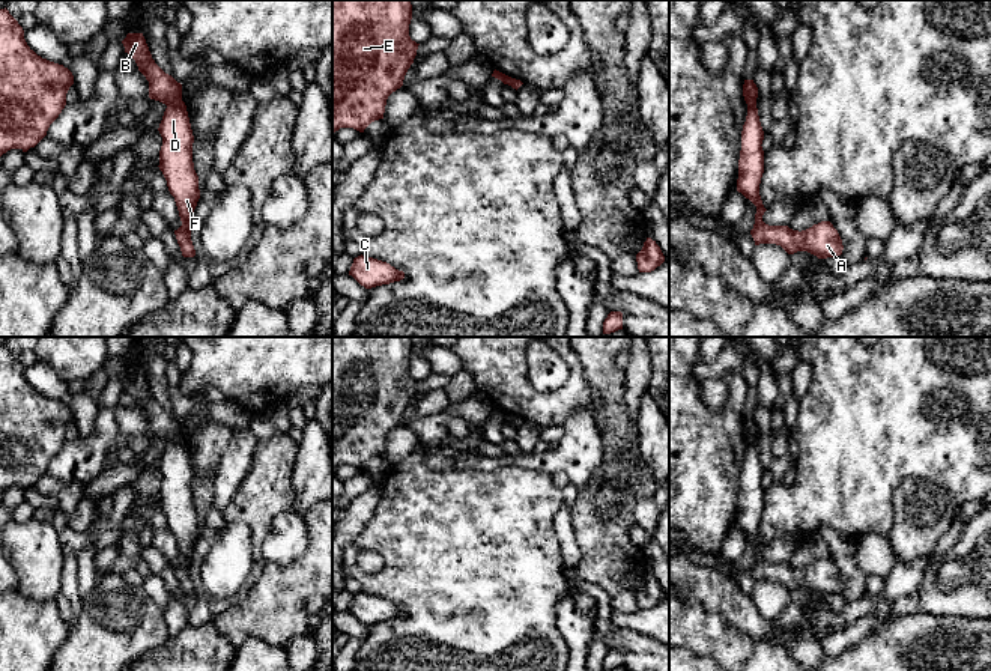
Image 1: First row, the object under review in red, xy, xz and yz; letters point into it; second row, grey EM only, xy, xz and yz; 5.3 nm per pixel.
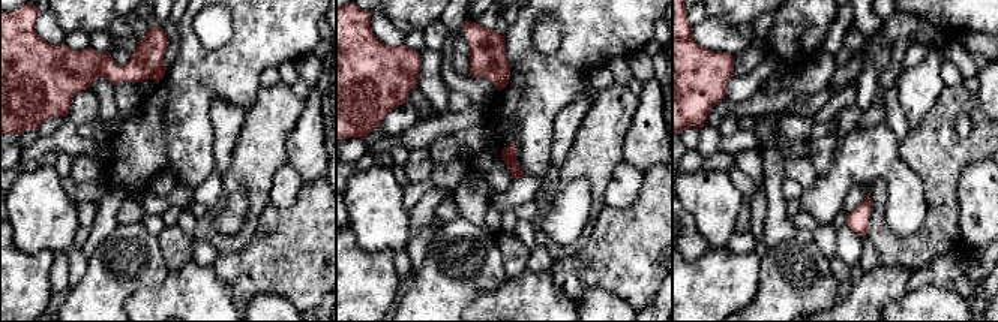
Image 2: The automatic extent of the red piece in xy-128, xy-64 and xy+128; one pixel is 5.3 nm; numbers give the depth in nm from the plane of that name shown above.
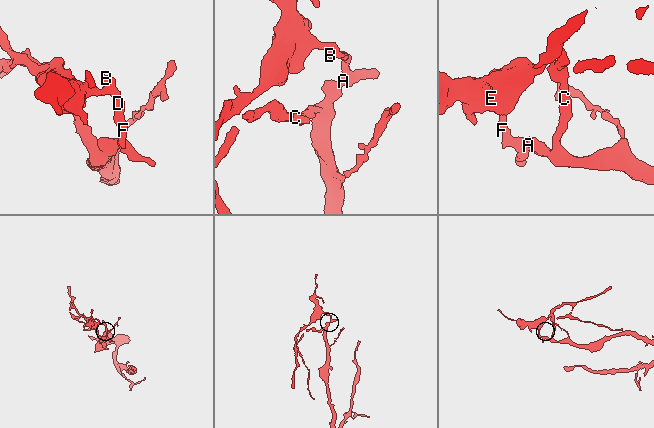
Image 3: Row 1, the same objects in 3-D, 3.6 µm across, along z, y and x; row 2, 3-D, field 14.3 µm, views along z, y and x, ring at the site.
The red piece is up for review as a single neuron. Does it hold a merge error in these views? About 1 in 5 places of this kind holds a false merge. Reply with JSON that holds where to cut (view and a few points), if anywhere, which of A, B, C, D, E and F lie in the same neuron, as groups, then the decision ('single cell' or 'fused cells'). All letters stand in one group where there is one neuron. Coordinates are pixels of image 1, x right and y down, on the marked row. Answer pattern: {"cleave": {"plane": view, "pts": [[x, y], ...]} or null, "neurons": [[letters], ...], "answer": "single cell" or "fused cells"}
{"cleave": {"plane": "xy", "pts": [[181, 100], [167, 106]]}, "neurons": [["A", "C", "D", "F"], ["B", "E"]], "answer": "fused cells"}

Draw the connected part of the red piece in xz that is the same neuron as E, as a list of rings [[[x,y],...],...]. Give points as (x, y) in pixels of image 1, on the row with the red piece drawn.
[[[332,0],[332,132],[353,128],[359,132],[383,119],[388,96],[403,86],[418,45],[409,36],[412,5],[409,0]]]

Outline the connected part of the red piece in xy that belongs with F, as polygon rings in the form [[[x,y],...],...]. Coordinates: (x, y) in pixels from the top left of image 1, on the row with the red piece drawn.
[[[183,101],[167,105],[158,128],[162,137],[159,170],[174,197],[182,226],[174,230],[183,257],[194,257],[191,221],[200,199],[199,176],[192,162],[194,135]]]

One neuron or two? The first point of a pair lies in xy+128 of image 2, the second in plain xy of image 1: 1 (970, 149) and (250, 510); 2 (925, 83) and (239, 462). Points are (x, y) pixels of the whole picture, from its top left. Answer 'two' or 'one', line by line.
1: one
2: one

